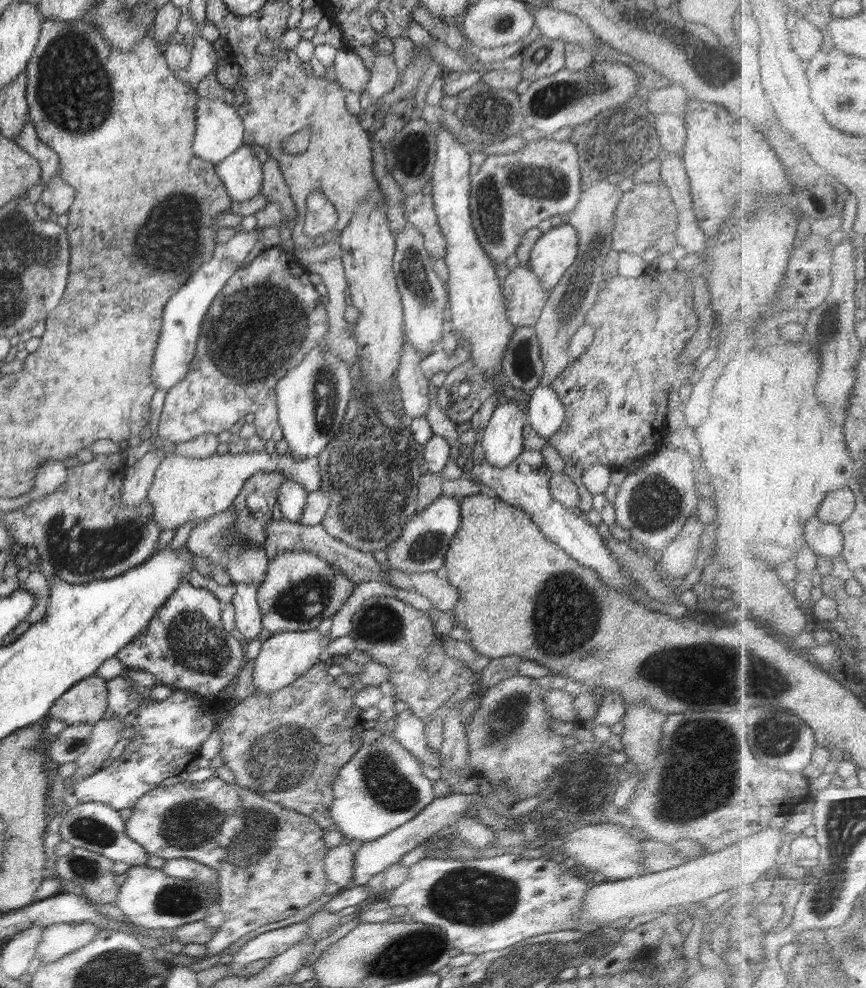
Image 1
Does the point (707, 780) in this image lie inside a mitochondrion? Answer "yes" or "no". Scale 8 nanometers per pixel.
yes

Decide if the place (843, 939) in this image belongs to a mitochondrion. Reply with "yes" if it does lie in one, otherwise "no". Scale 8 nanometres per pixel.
yes

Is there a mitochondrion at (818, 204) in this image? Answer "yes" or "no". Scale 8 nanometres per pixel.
no

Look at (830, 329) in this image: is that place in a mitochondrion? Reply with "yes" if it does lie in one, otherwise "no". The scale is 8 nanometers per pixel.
no

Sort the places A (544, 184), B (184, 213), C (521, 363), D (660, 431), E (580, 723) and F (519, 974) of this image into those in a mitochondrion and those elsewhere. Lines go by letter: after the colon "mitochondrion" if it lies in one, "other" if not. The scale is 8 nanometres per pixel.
A: mitochondrion
B: mitochondrion
C: mitochondrion
D: other
E: other
F: mitochondrion

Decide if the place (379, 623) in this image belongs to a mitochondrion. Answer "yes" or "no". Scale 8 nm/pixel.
yes

